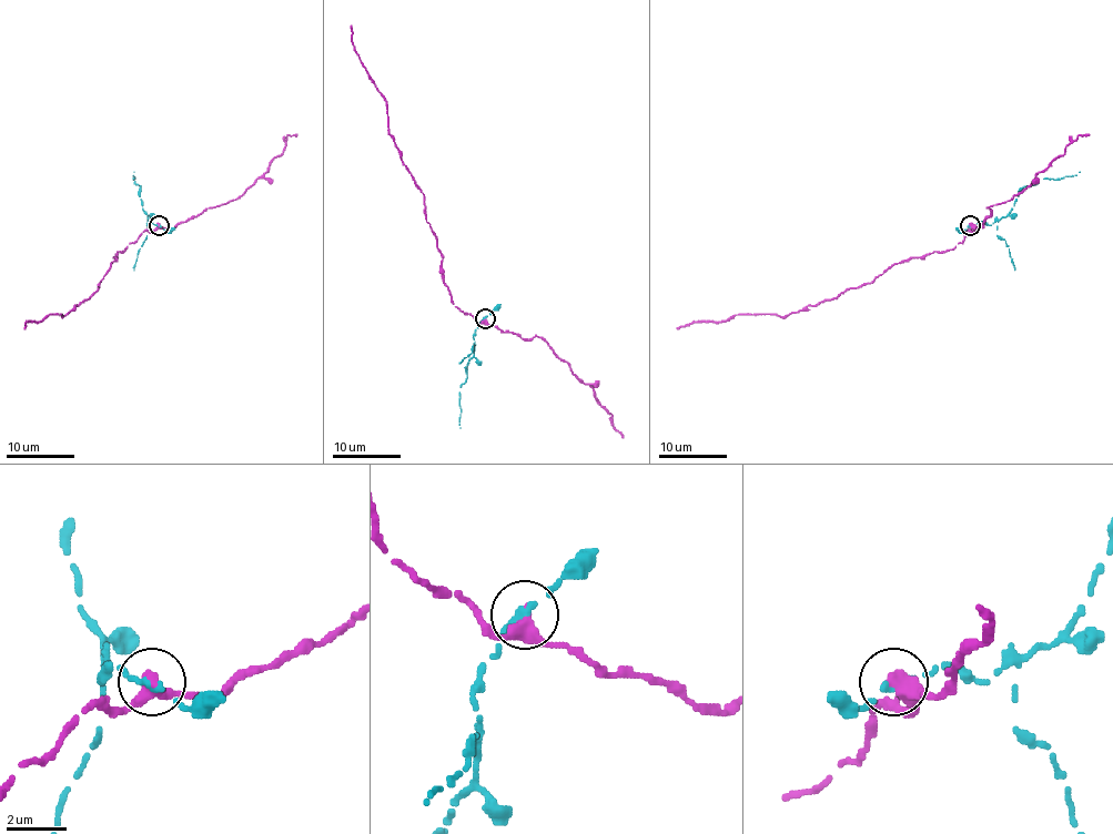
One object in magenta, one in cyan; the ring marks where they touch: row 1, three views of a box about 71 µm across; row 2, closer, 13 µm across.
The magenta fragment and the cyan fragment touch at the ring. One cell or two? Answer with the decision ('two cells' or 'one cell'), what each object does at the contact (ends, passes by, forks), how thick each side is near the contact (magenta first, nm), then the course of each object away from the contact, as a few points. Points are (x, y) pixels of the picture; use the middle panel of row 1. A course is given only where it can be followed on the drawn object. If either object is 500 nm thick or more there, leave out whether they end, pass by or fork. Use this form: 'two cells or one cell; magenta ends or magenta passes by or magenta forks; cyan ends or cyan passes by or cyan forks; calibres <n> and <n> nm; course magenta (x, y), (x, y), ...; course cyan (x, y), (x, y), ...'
two cells; magenta passes by; cyan ends; calibres 400 and 300 nm; course magenta (485, 318), (478, 324), (452, 301), (424, 195), (388, 133), (387, 102), (355, 50), (352, 24); course cyan (485, 318), (475, 329), (475, 349), (468, 360), (466, 379), (459, 386), (459, 428)

